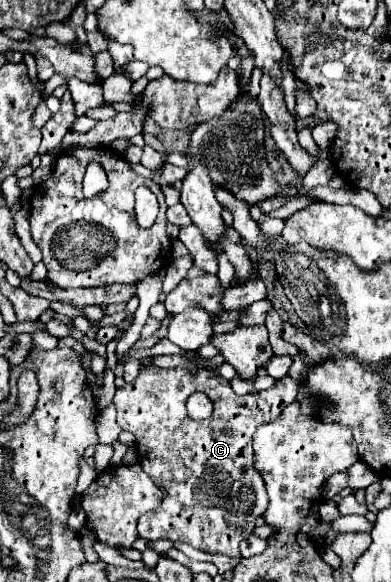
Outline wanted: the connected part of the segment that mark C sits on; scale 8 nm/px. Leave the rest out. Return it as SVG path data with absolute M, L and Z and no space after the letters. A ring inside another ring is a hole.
M144 366L132 384L118 388L114 394L118 424L122 430L130 430L136 436L136 454L140 466L144 466L144 472L156 482L156 486L160 486L160 490L164 490L164 502L154 512L148 512L144 518L140 518L138 534L146 540L182 540L210 554L240 558L238 544L252 534L256 516L262 516L268 508L264 478L254 468L254 432L258 426L276 420L284 406L296 402L298 386L298 382L286 376L274 388L238 396L234 394L230 380L214 370L196 370L190 374L184 368L164 370L158 366ZM198 390L208 394L214 402L214 412L208 420L192 420L186 414L186 398Z

